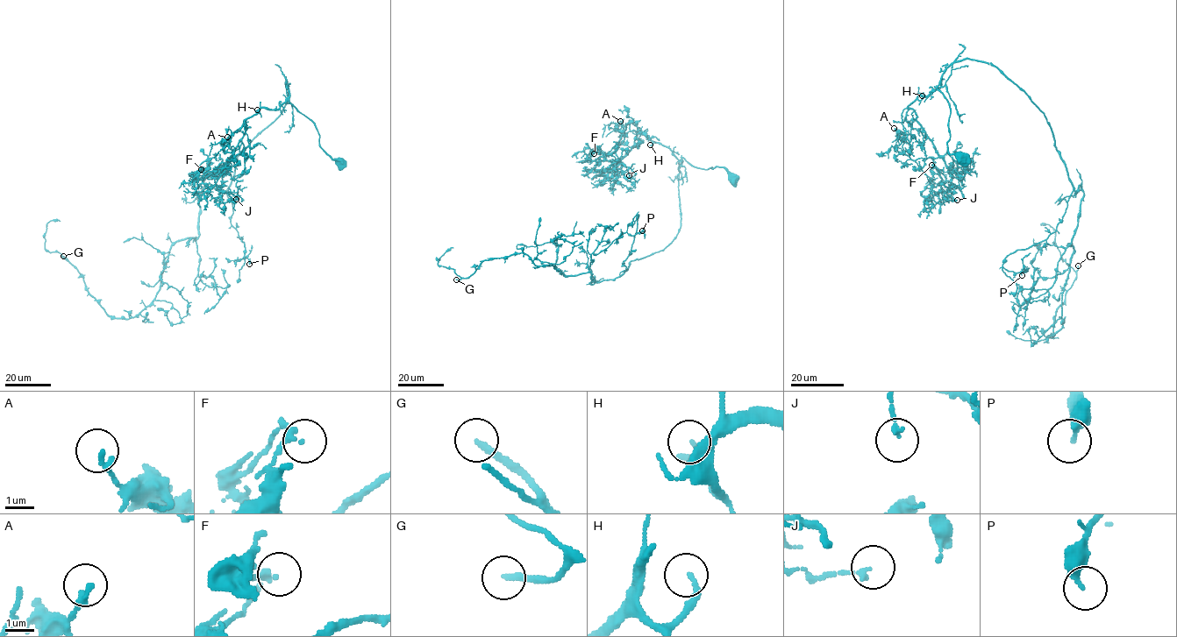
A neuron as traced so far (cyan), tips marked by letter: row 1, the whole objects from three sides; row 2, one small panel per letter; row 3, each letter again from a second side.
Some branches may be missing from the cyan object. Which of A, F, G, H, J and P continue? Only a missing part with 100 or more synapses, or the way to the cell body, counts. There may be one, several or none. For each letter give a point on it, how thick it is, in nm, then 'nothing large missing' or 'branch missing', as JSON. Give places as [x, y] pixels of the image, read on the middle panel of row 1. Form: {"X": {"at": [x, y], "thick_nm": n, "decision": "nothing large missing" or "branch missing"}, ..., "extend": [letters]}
{"A": {"at": [620, 121], "thick_nm": 200, "decision": "nothing large missing"}, "F": {"at": [594, 153], "thick_nm": 150, "decision": "nothing large missing"}, "G": {"at": [456, 279], "thick_nm": 200, "decision": "branch missing"}, "H": {"at": [650, 145], "thick_nm": 200, "decision": "branch missing"}, "J": {"at": [629, 175], "thick_nm": 160, "decision": "nothing large missing"}, "P": {"at": [642, 230], "thick_nm": 260, "decision": "nothing large missing"}, "extend": ["G", "H"]}

